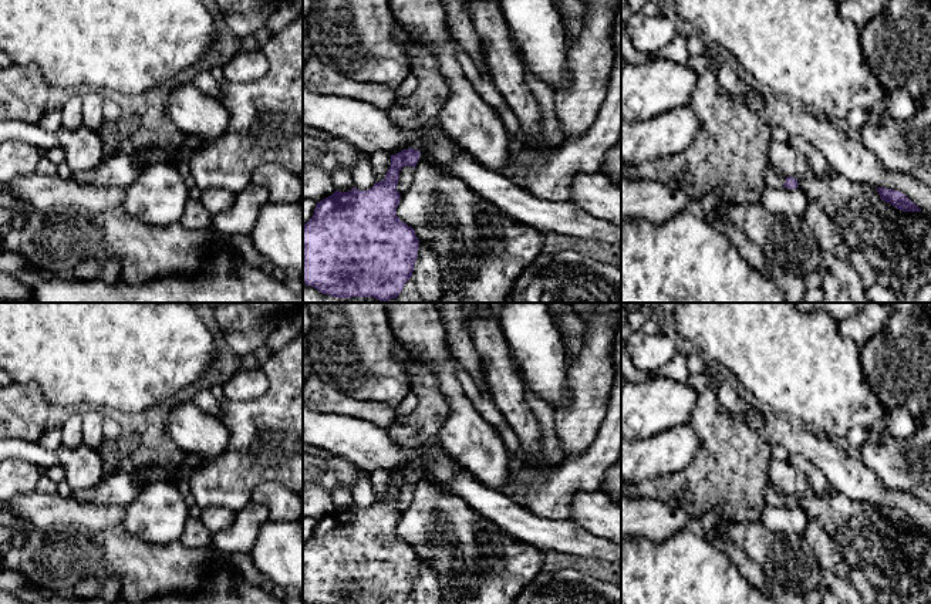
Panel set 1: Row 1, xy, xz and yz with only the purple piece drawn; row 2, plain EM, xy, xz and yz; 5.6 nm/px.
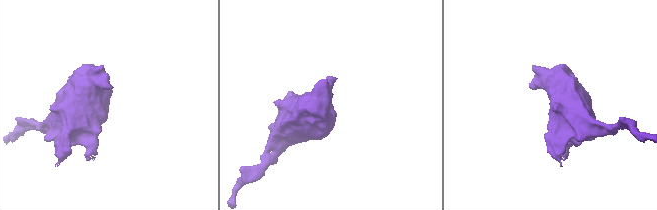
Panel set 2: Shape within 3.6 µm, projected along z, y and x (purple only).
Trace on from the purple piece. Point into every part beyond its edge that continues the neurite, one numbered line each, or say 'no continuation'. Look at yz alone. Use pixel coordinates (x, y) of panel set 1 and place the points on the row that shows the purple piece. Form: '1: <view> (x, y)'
1: yz (773, 178)

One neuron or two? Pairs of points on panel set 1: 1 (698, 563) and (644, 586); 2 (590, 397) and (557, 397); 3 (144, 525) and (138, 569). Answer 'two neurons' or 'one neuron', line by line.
1: one neuron
2: two neurons
3: two neurons

